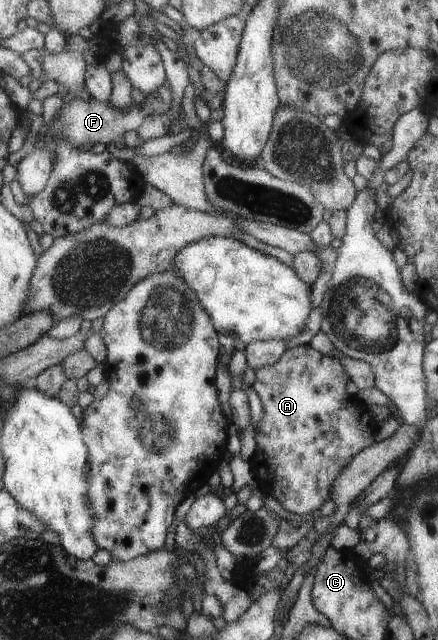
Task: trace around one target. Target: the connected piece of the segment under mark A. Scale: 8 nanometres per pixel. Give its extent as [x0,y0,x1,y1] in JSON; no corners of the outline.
[247,345,379,515]

